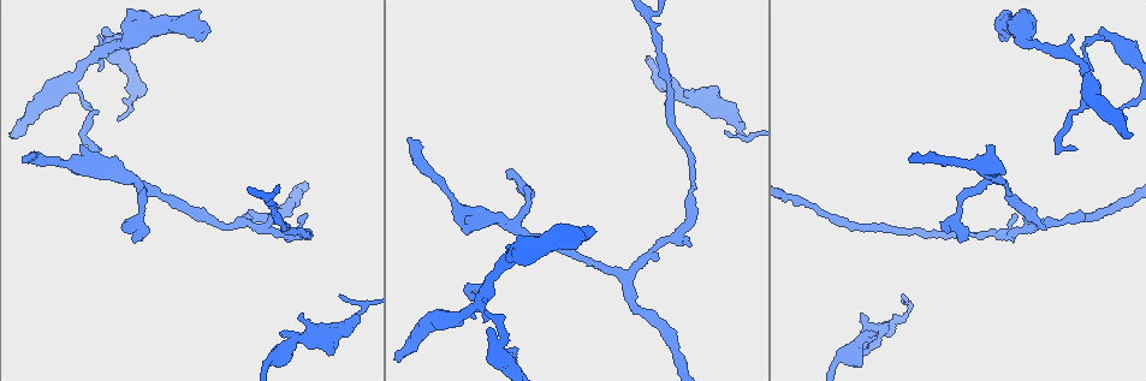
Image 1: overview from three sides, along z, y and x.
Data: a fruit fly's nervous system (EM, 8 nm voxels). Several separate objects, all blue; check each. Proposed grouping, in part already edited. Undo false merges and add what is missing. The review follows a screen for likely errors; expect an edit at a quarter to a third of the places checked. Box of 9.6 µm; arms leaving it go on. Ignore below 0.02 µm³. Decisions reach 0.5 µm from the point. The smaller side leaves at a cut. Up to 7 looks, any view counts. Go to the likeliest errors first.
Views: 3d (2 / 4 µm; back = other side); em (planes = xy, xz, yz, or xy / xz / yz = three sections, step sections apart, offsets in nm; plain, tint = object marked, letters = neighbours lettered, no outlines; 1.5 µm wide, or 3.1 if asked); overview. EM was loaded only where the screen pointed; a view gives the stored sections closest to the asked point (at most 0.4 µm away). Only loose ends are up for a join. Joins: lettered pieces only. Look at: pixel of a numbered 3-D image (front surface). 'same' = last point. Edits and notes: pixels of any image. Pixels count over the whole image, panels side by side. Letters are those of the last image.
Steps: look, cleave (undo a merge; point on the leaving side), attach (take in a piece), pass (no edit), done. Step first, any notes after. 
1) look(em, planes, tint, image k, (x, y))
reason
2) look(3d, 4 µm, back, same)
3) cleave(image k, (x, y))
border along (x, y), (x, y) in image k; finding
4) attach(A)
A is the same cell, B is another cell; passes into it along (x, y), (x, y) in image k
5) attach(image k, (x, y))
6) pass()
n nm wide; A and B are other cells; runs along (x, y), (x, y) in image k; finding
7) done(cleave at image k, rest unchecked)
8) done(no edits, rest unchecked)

look(em, yz, step 4, tint, image 1, (913, 155))
branch stops here

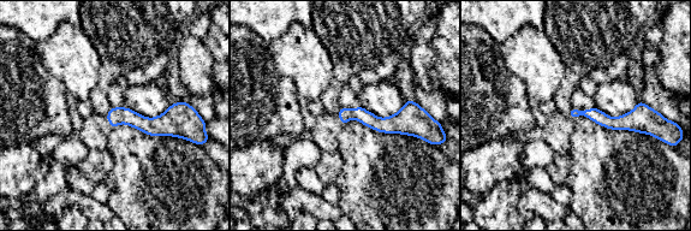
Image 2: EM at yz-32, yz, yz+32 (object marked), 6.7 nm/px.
look(em, planes, letters, same)

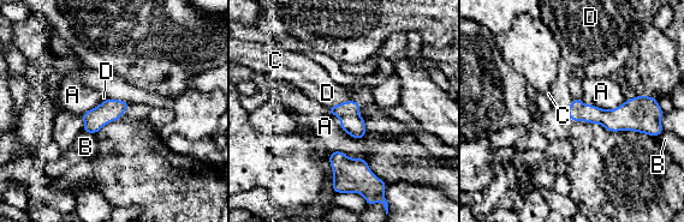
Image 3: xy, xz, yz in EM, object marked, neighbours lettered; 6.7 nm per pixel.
pass()
130 nm wide; A, B, C and D are other cells; none of them fits

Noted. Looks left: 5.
look(em, planes, tint, image 1, (498, 331))
abrupt turn

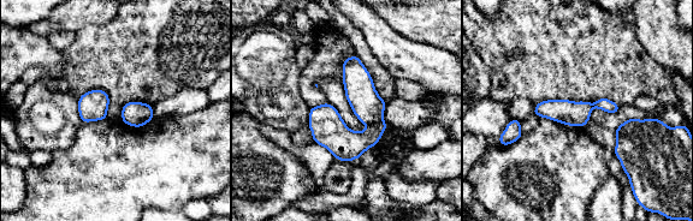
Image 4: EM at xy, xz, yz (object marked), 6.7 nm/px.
look(em, planes, letters, same)

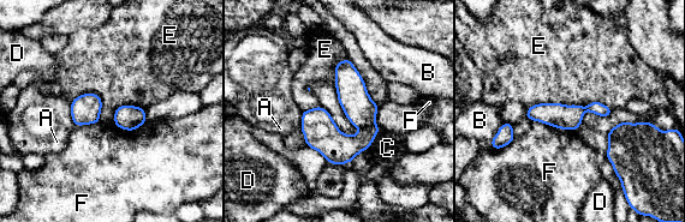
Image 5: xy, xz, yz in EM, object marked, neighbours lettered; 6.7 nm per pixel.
cleave(image 5, (338, 148))
A, B, C, D, E and F are other cells; two cells meet here

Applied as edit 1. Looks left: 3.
look(overview)
redraw

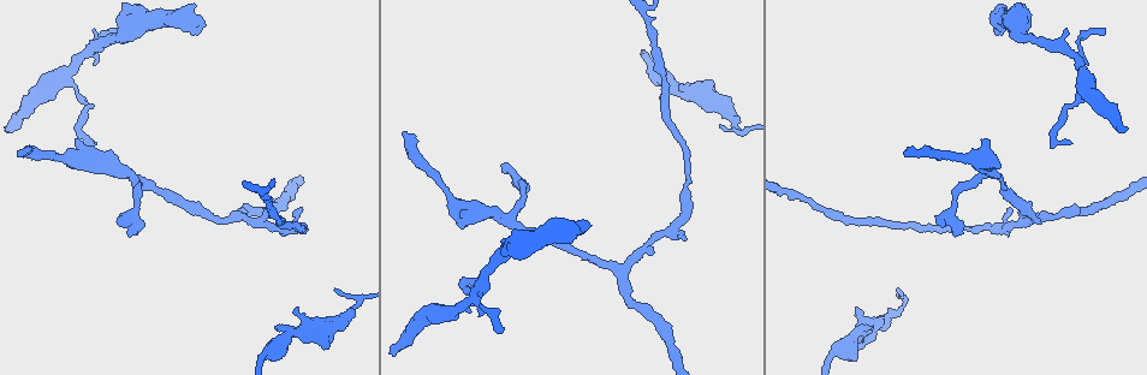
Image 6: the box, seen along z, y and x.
look(em, planes, letters, image 6, (856, 308))
free end

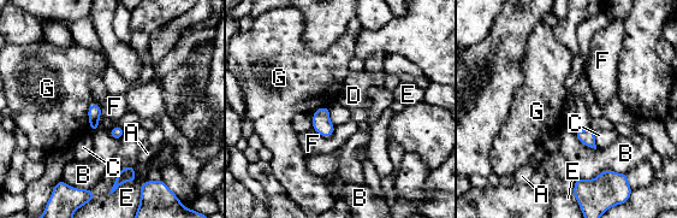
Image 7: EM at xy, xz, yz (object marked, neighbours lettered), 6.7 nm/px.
pass()
A, B, C, D, E, F and G are other cells; border along (94, 102), (88, 108), (93, 131) in image 7; none of them fits

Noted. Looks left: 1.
done(cleave at image 5, rest unchecked)

